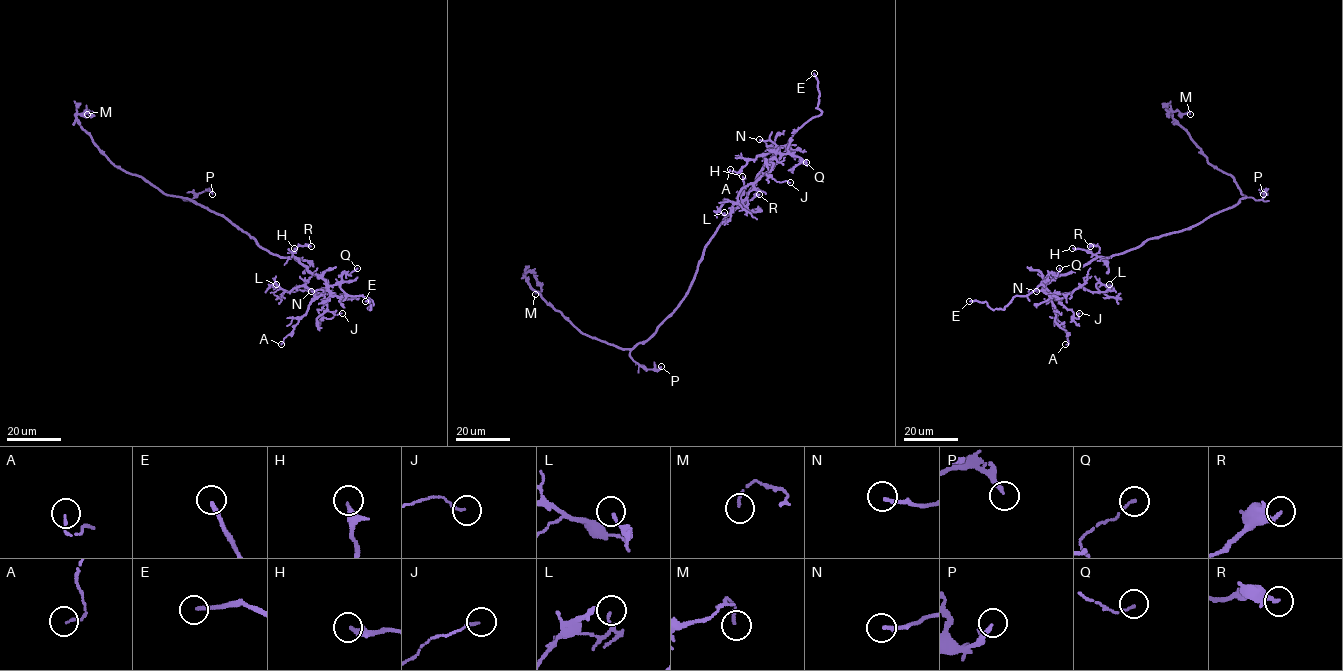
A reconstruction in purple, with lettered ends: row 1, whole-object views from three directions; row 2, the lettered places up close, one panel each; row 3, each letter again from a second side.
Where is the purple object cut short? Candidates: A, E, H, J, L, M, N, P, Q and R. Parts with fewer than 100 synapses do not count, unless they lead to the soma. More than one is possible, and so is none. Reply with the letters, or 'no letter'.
E

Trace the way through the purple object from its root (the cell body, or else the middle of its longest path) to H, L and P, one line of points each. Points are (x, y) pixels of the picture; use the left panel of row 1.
H: (241, 230), (261, 247), (280, 257), (293, 256), (294, 248)
L: (241, 230), (270, 253), (295, 257), (332, 294), (306, 286), (288, 292), (276, 284)
P: (241, 230), (223, 216), (181, 197), (189, 200), (208, 190), (212, 194)

